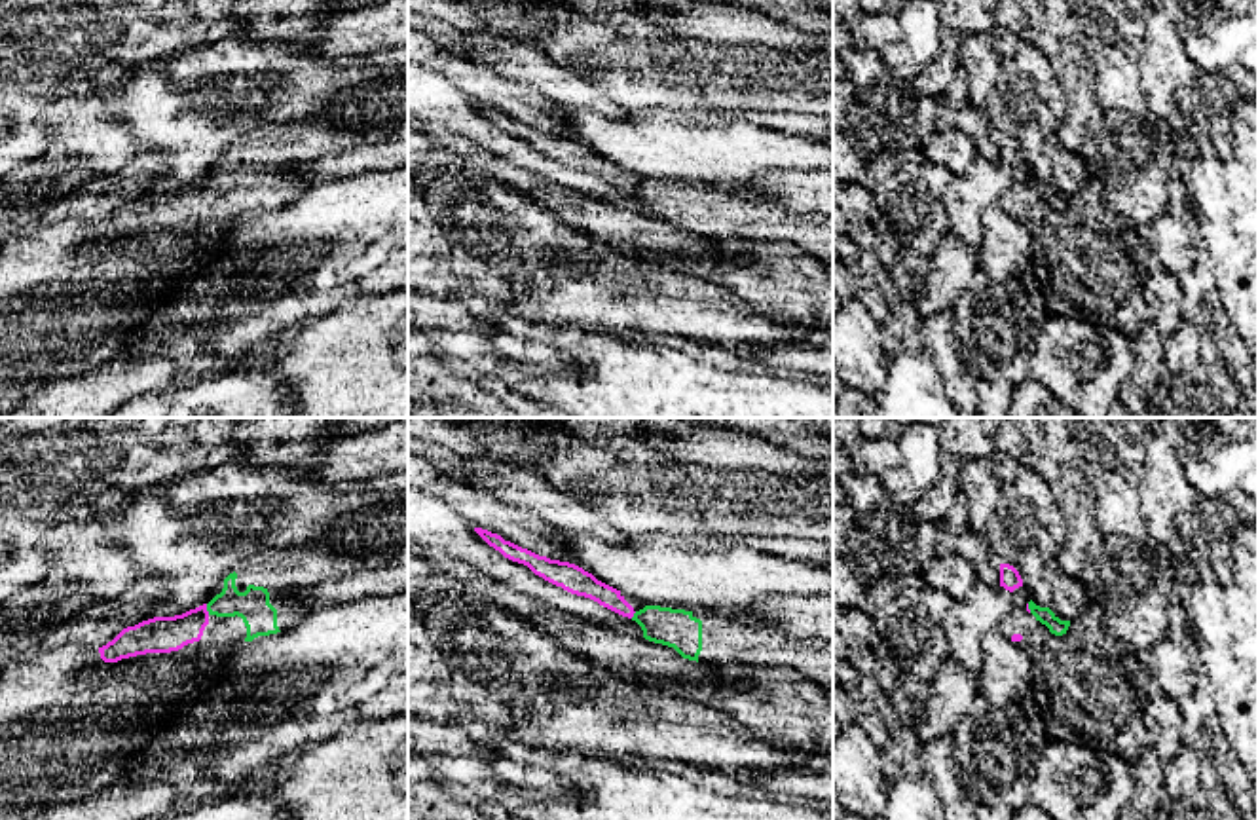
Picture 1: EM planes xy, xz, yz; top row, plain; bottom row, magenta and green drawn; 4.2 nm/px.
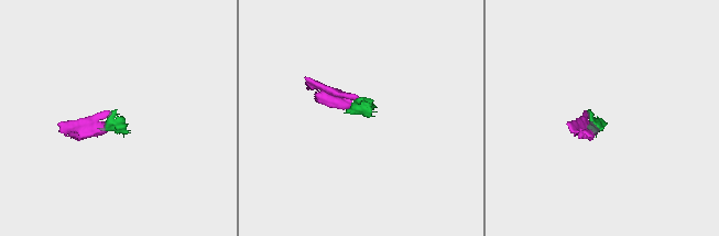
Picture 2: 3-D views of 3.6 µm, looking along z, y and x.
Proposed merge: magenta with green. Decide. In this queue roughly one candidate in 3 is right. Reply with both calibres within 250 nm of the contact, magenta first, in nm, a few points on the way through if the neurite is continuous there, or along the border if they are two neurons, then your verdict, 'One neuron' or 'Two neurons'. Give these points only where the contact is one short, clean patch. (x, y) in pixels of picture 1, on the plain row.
Thickness 160 nm (magenta) against 150 nm. Path across: xy (162, 209), (186, 204), (205, 185), (217, 181), (253, 181). One neuron

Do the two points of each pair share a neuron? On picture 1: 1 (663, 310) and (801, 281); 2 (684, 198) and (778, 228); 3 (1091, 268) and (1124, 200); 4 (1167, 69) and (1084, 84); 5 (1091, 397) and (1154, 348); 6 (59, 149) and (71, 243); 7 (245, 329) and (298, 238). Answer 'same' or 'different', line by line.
1: different
2: same
3: different
4: different
5: different
6: different
7: same

